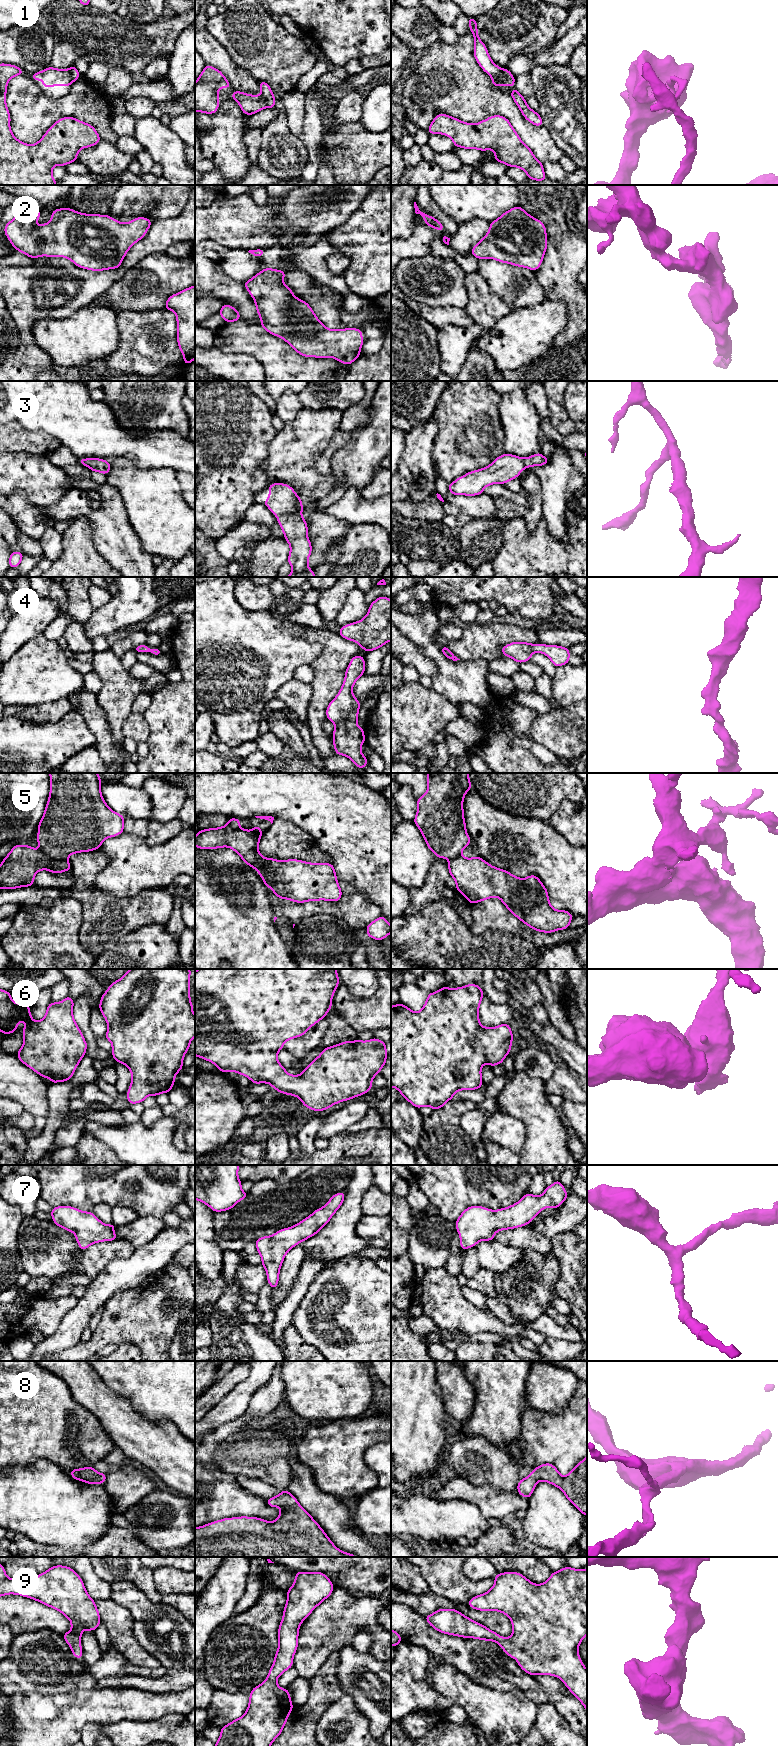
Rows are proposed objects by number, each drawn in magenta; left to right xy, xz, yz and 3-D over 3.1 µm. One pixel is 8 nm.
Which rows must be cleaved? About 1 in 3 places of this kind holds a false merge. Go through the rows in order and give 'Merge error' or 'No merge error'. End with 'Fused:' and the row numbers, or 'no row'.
1: Merge error
2: No merge error
3: No merge error
4: No merge error
5: Merge error
6: No merge error
7: No merge error
8: No merge error
9: No merge error
Fused: 1, 5

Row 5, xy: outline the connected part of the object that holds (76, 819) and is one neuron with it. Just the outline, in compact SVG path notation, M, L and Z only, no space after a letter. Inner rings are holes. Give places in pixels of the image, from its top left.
M49 773L50 794L36 835L40 849L50 858L67 861L71 854L100 848L105 839L124 832L124 816L111 810L101 794L101 778L97 773Z

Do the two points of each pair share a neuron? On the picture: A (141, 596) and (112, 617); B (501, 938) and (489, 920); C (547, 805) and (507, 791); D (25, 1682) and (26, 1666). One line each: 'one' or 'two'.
A: one
B: two
C: one
D: one

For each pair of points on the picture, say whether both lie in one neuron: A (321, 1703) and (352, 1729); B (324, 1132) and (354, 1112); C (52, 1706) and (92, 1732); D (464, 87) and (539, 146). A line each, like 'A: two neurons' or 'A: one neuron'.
A: two neurons
B: one neuron
C: two neurons
D: one neuron

